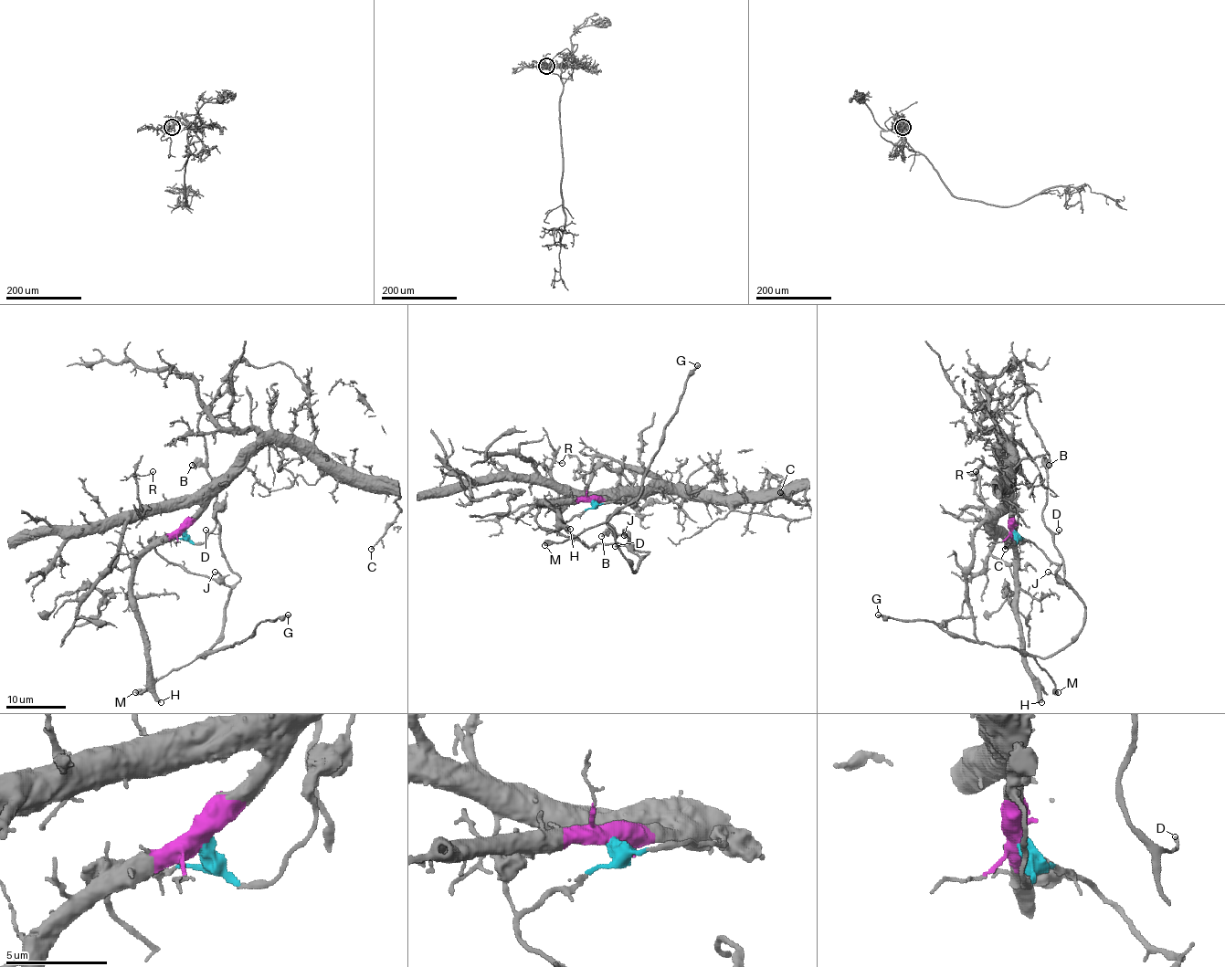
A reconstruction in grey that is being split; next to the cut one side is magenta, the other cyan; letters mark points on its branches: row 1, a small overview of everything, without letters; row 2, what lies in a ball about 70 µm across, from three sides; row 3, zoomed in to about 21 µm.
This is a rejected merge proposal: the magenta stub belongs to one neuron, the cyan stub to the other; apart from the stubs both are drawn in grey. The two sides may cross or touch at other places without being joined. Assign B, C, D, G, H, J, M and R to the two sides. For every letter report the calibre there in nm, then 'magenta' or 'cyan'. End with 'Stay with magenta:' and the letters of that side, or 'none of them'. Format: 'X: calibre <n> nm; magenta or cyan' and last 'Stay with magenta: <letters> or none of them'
B: calibre 460 nm; cyan
C: calibre 190 nm; magenta
D: calibre 110 nm; cyan
G: calibre 260 nm; cyan
H: calibre 440 nm; magenta
J: calibre 150 nm; cyan
M: calibre 500 nm; cyan
R: calibre 130 nm; magenta
Stay with magenta: C, H, R

